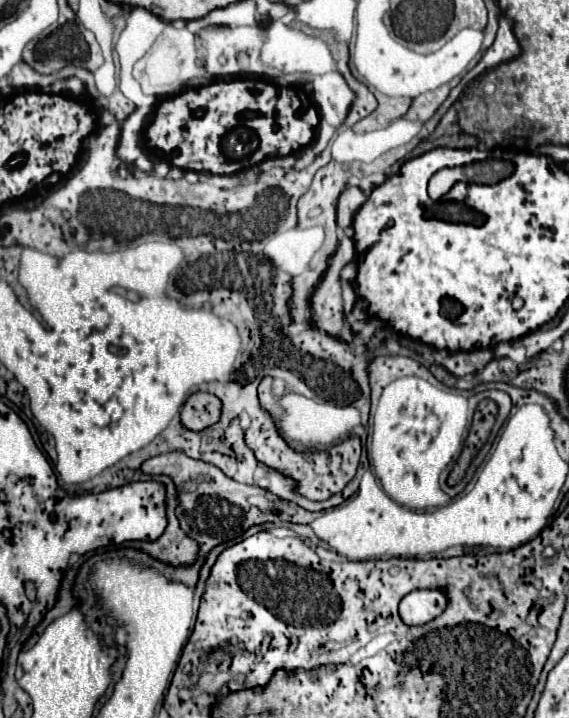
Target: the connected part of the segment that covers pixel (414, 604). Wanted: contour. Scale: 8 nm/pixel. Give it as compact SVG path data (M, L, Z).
M422 589L402 597L398 611L402 623L408 626L424 625L438 617L448 605L444 589Z

